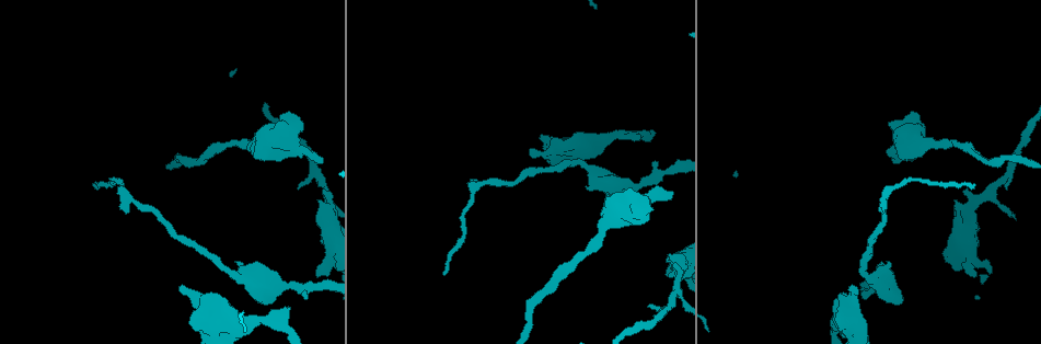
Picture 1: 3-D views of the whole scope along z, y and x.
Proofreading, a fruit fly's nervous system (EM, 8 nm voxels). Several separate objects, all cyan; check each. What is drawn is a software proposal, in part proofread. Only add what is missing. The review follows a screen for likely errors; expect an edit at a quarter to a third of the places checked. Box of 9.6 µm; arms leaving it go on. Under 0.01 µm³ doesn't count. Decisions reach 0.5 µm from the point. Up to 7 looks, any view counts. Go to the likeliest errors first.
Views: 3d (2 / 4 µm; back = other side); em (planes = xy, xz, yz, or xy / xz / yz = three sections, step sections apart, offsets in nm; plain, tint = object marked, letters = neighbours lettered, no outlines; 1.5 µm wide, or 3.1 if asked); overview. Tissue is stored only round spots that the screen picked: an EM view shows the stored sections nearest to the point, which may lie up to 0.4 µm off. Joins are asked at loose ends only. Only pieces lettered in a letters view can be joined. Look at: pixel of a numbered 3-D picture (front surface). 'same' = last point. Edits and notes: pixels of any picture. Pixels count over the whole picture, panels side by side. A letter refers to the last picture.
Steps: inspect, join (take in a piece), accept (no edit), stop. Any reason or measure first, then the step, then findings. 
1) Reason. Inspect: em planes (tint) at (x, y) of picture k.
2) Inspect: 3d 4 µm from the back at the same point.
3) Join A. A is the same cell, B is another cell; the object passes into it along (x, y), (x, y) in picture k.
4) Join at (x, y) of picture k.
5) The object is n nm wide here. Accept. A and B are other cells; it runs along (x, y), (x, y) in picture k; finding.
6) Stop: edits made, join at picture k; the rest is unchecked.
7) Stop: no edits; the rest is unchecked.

An open end. Inspect: 3d 4 µm at (640, 135) of picture 1.

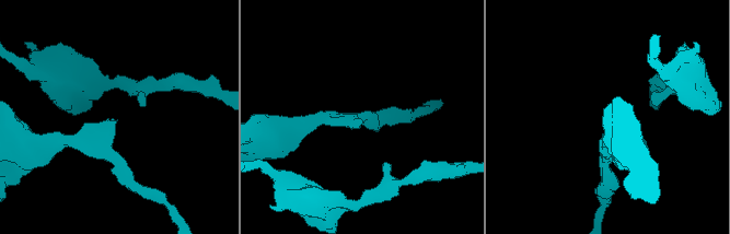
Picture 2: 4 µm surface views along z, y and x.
Shape alone is not enough. Inspect: em planes (letters) at (116, 122) of picture 2.

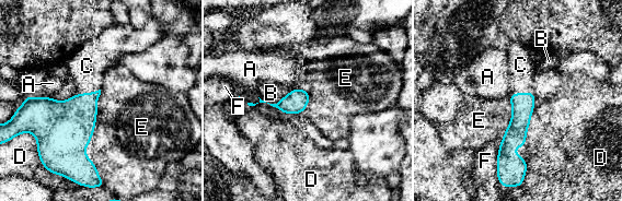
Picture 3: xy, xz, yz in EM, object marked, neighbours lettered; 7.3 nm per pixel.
Join C. C is the same cell, A, B, D, E and F are other cells; it goes on there.

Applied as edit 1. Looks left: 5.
Inspect: overview.

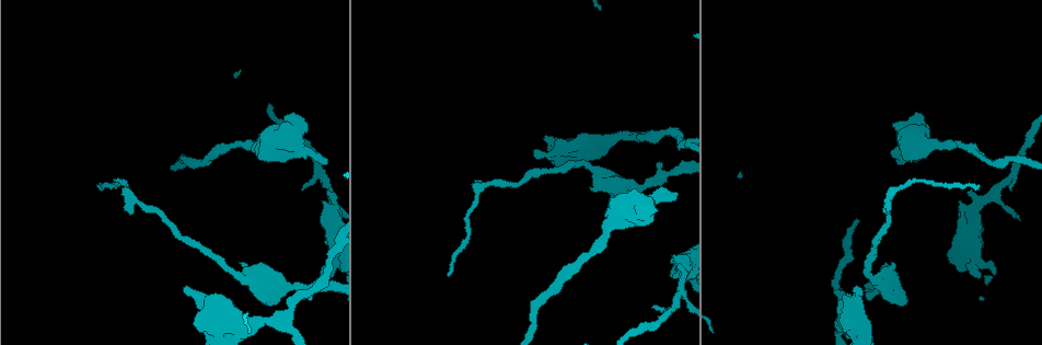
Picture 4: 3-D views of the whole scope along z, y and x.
Inspect: 3d 2 µm at (679, 270) of picture 4.

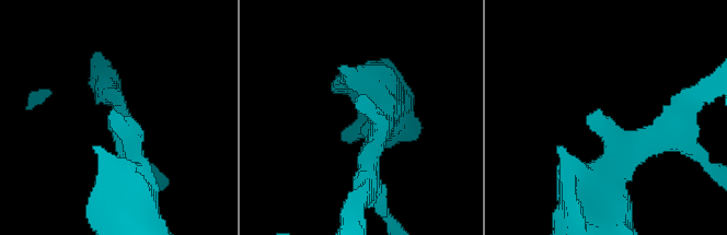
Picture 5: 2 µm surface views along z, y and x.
3 arms meet here; the arms are 180, 190, 280 nm wide. Inspect: em yz step 4 (tint) at (358, 112) of picture 5.

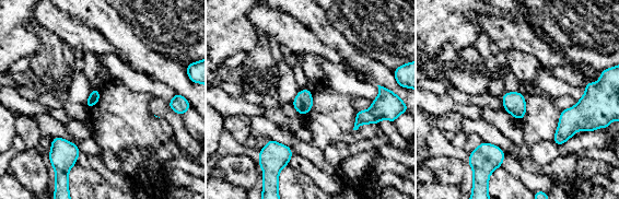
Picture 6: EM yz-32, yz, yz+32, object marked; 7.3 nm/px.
Inspect: em planes (letters) at the same point.

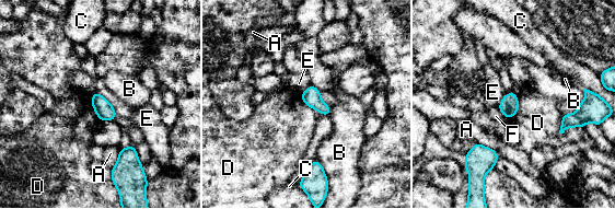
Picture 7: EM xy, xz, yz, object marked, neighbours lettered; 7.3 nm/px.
Accept. A, B, C, D, E and F are other cells; a border runs along (561, 115), (560, 132), (584, 129) in picture 7; no lettered piece goes on from it.

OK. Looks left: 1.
Stop: edits made, join at picture 3; the rest is unchecked.

